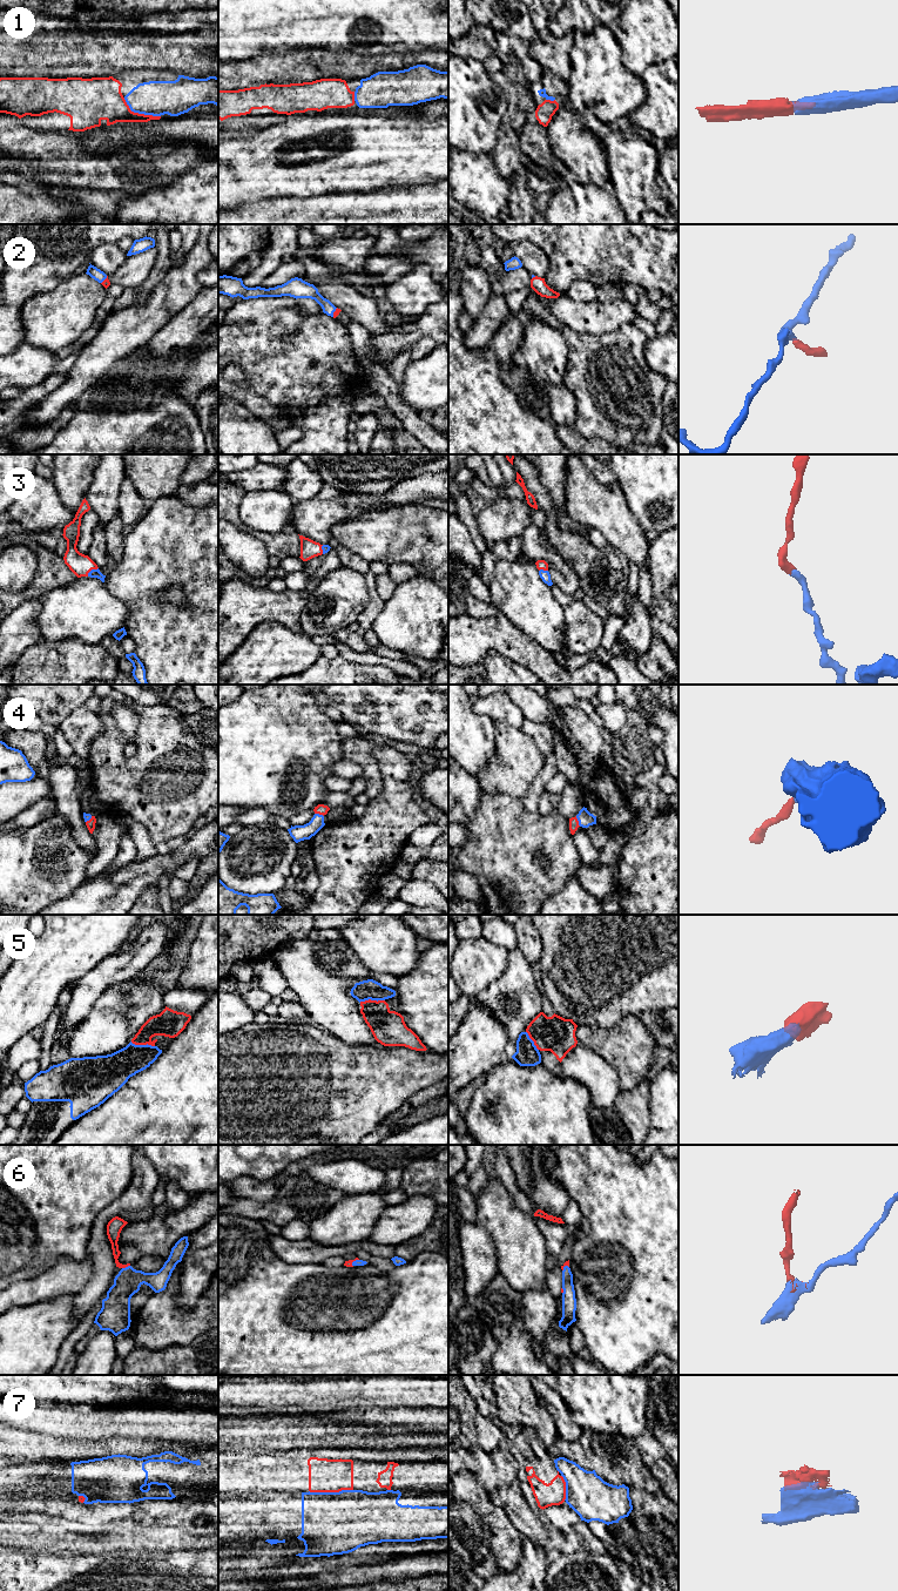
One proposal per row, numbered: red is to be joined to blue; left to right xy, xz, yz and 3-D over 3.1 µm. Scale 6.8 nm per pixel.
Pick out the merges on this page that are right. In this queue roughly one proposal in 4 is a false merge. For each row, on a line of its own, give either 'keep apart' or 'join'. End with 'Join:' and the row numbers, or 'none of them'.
1: join
2: join
3: join
4: join
5: join
6: join
7: keep apart
Join: 1, 2, 3, 4, 5, 6

